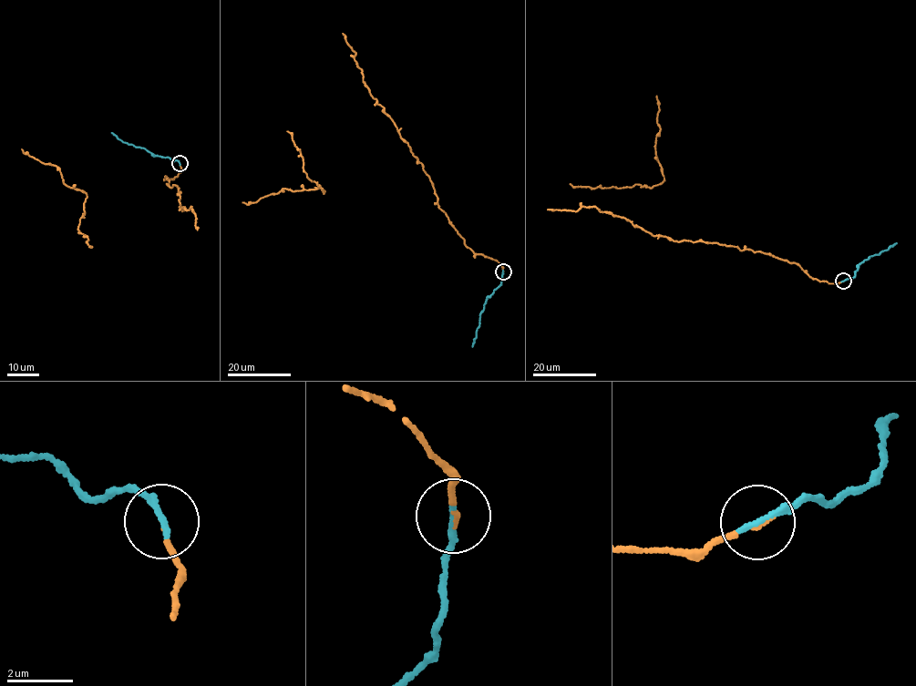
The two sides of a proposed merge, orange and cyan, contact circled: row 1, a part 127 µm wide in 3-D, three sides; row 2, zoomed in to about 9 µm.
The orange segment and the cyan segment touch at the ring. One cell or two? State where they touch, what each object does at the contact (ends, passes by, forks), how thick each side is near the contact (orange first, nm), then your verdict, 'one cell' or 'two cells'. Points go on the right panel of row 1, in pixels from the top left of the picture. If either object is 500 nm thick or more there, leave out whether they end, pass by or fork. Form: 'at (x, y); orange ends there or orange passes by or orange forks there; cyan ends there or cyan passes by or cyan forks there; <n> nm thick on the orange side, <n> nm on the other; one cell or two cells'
at (843, 281); orange ends there; cyan ends there; 120 nm thick on the orange side, 220 nm on the other; one cell

